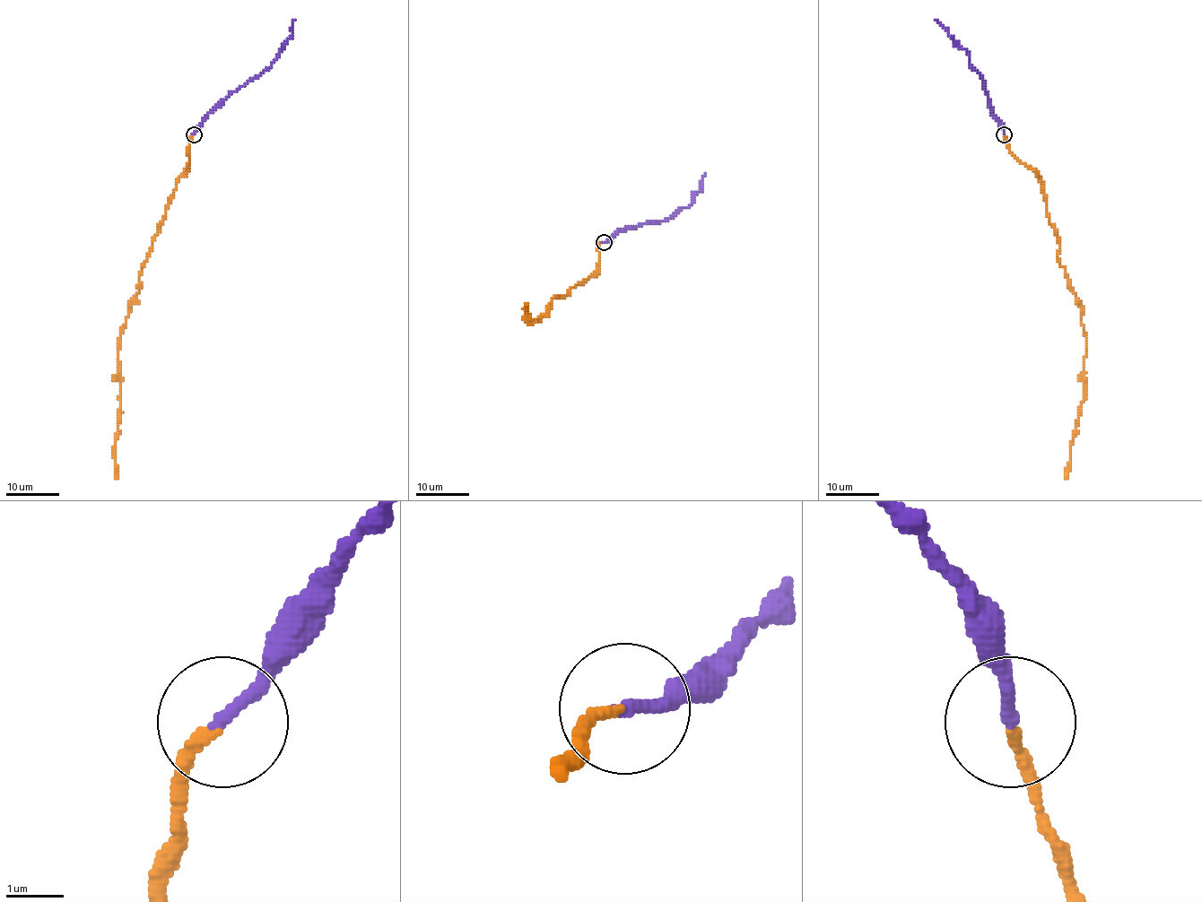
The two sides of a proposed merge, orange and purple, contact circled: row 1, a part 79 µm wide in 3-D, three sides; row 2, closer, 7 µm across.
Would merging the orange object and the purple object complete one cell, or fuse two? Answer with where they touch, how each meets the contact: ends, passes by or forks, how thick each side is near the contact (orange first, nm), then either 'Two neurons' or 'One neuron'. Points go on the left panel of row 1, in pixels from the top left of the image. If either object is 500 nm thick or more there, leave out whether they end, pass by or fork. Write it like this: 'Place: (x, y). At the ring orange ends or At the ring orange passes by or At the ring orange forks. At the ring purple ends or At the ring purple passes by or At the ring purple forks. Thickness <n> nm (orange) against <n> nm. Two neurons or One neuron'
Place: (194, 134). At the ring orange ends. At the ring purple ends. Thickness 200 nm (orange) against 240 nm. One neuron

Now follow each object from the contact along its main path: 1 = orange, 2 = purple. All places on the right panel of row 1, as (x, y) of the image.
1: (1003, 134), (1008, 151), (1040, 181), (1058, 242), (1058, 262), (1078, 301), (1085, 333), (1085, 398), (1064, 479)
2: (1003, 134), (1002, 123), (992, 113), (991, 101), (985, 91), (985, 82), (970, 65), (969, 55), (936, 21)

